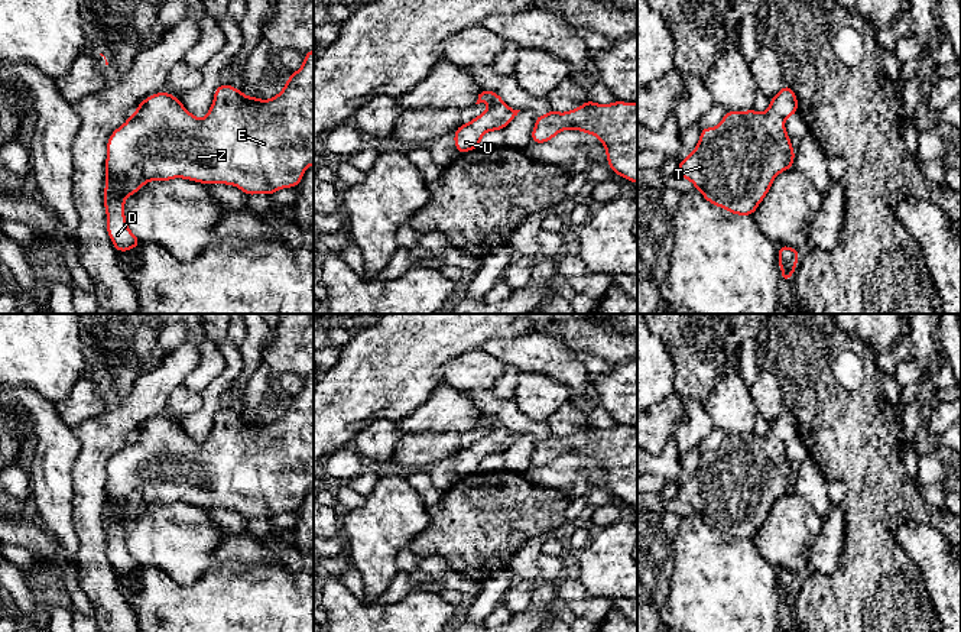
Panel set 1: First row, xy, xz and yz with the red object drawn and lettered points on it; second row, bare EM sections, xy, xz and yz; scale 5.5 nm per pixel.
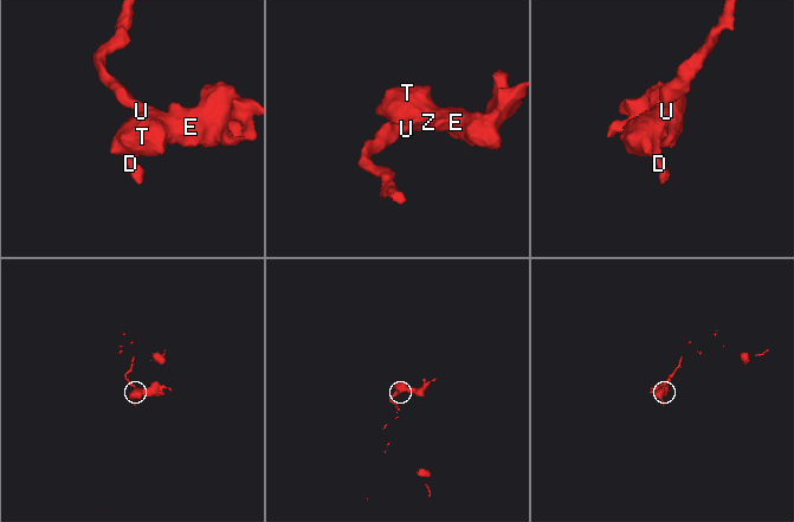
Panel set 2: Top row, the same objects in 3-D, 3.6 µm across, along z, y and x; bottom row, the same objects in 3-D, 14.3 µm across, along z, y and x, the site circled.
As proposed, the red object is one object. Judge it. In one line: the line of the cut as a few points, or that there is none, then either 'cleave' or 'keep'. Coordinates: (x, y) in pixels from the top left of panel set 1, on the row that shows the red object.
no cut | keep

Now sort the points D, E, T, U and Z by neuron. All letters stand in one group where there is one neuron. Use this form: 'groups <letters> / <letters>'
groups D E T U Z

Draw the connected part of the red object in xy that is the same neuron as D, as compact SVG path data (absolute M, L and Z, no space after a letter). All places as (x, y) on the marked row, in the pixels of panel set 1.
M314 49L305 54L303 65L289 75L283 90L270 100L247 97L233 85L220 84L204 119L191 114L175 95L156 93L145 98L107 142L104 188L107 233L117 252L129 252L142 243L126 223L124 200L139 192L146 182L184 178L207 185L234 185L247 195L272 195L280 188L299 187L305 169L311 165L314 165Z

